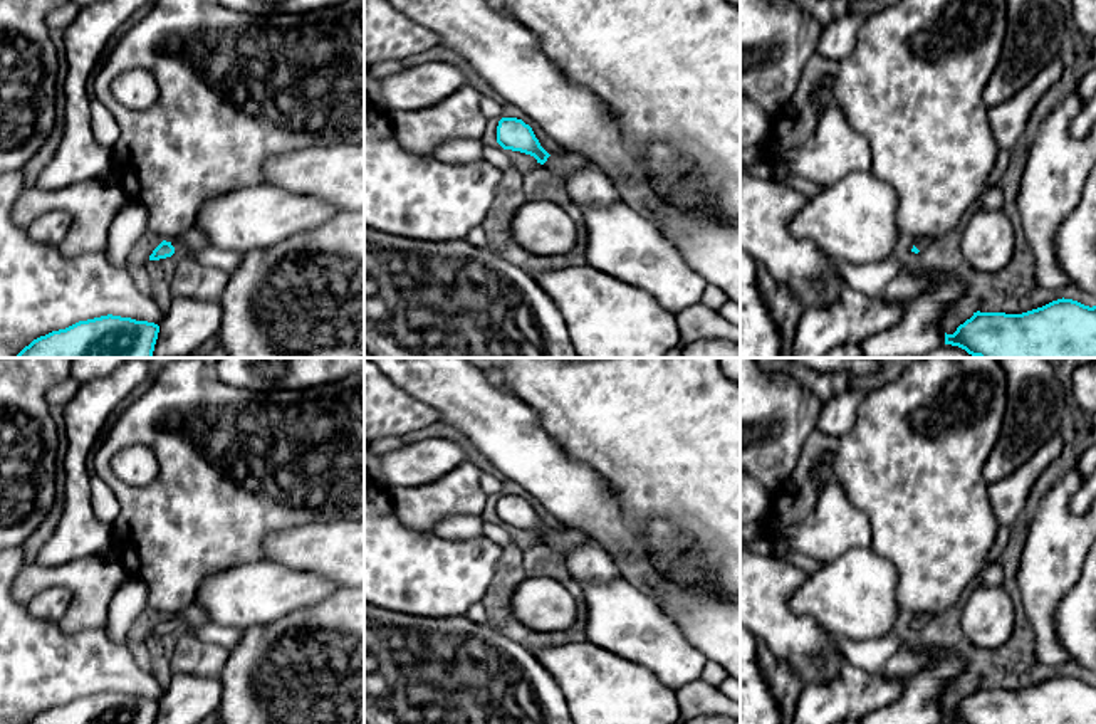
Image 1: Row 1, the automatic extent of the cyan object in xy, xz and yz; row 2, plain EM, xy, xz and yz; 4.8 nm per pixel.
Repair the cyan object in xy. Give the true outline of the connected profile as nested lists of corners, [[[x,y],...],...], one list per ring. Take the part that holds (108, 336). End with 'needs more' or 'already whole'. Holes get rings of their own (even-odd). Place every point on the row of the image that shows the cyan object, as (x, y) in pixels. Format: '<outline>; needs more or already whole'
[[[107,314],[40,336],[17,358],[153,358],[158,333],[154,323]]]; already whole

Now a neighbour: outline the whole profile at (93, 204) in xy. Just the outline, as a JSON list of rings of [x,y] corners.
[[[91,178],[54,191],[25,186],[13,203],[12,220],[27,228],[47,212],[67,212],[72,225],[59,250],[64,257],[76,257],[107,247],[111,223],[128,202],[124,190],[114,180]]]

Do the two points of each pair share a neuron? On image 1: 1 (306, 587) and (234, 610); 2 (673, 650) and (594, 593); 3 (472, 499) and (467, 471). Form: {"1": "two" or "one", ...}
{"1": "one", "2": "one", "3": "one"}

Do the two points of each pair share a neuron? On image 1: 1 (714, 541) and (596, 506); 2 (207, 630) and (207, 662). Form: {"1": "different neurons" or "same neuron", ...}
{"1": "different neurons", "2": "different neurons"}

